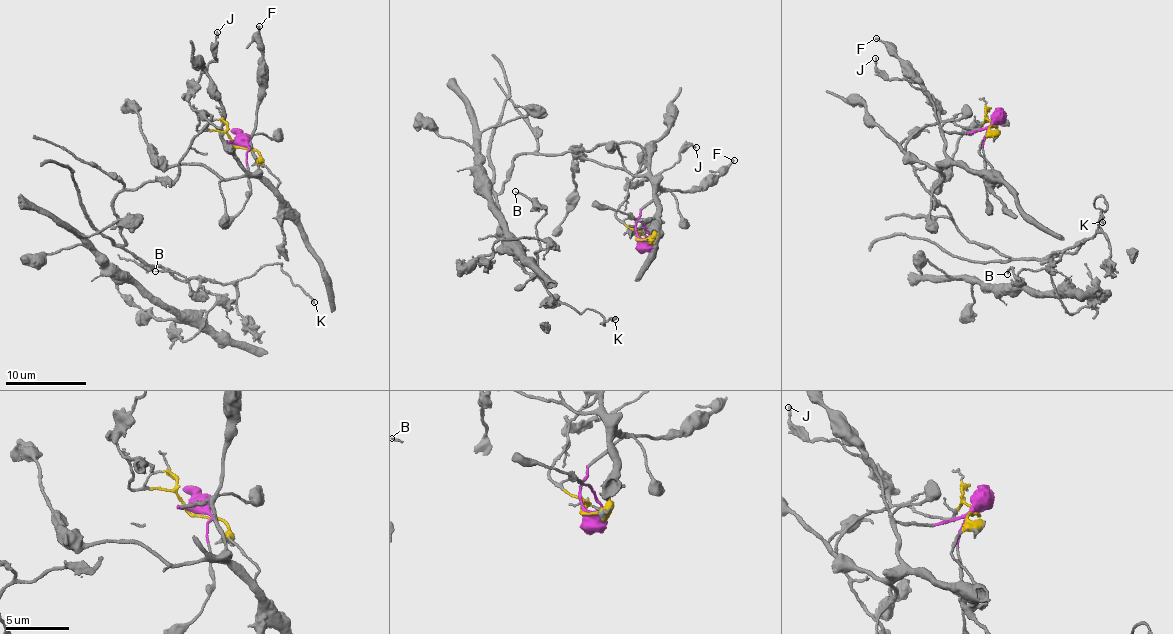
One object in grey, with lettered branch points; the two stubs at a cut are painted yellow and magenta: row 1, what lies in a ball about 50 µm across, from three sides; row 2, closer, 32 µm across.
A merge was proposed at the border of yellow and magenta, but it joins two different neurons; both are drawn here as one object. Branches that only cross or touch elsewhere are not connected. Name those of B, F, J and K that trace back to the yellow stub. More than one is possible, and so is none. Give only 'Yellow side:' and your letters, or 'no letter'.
Yellow side: B, J, K

